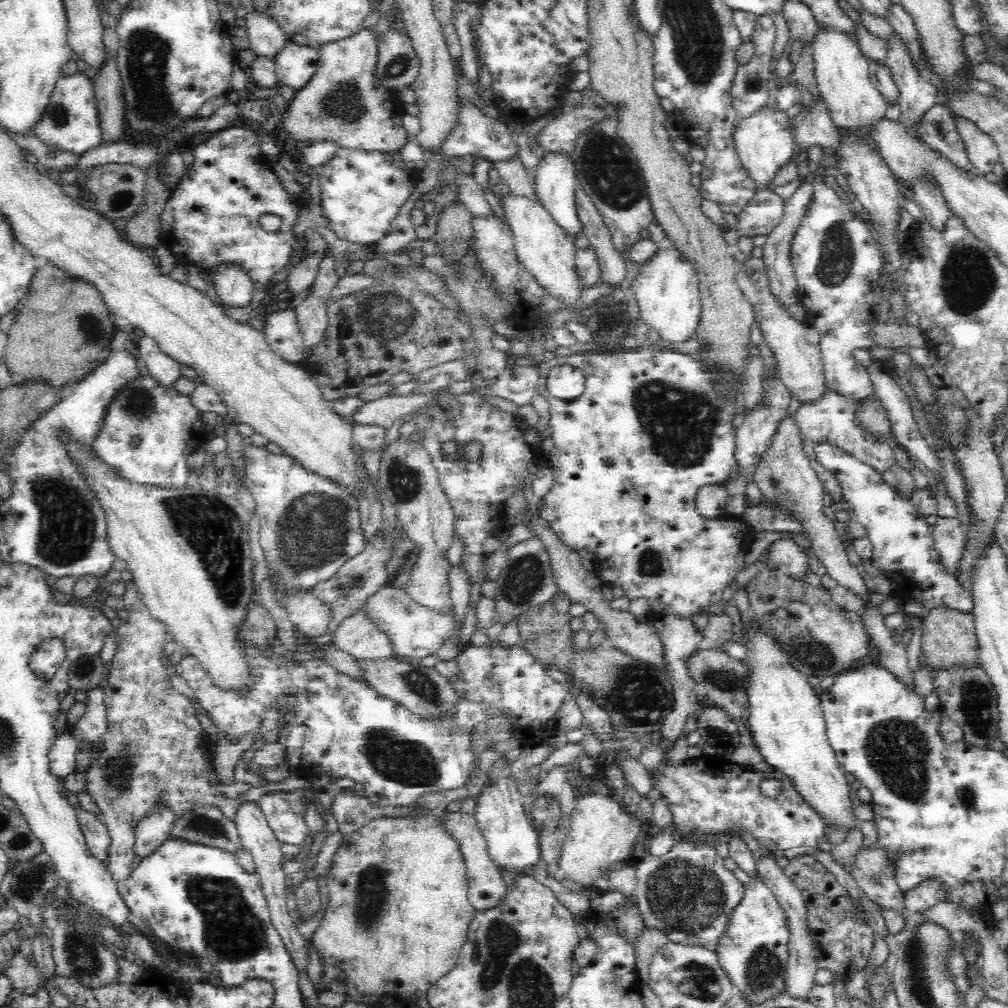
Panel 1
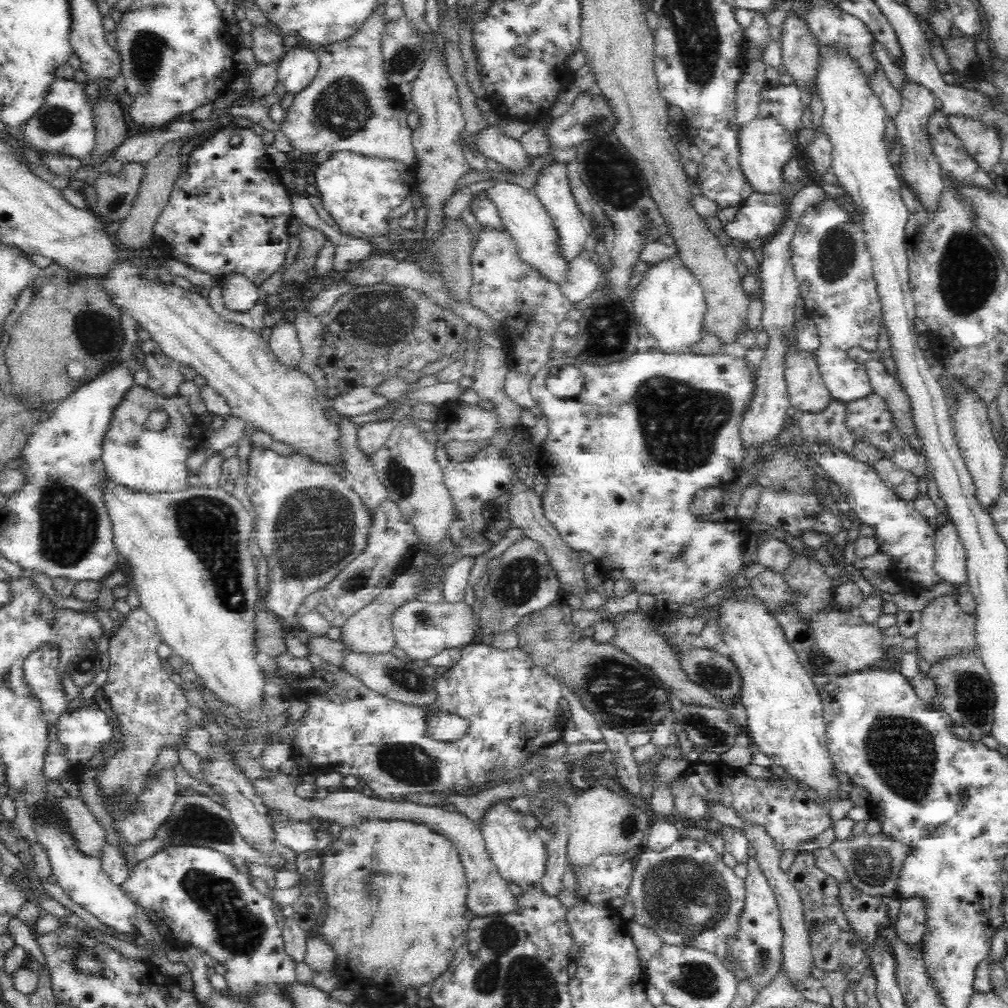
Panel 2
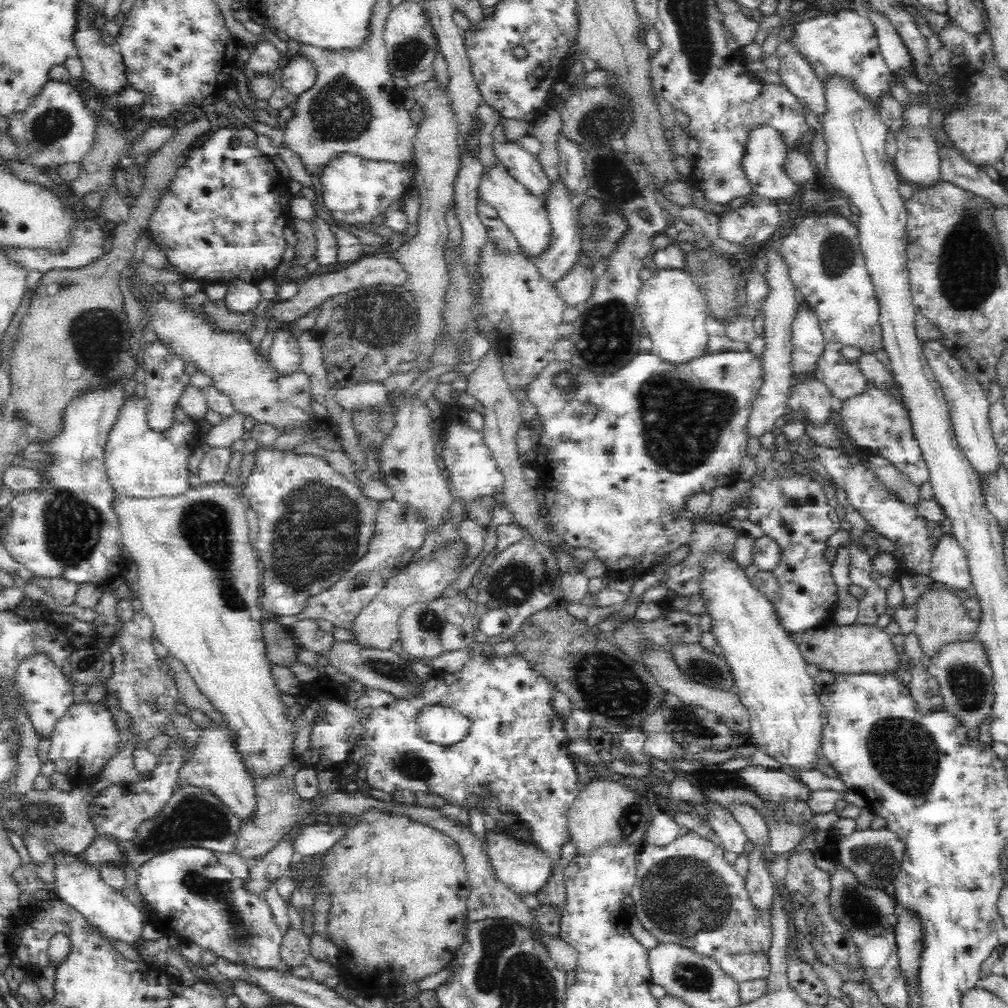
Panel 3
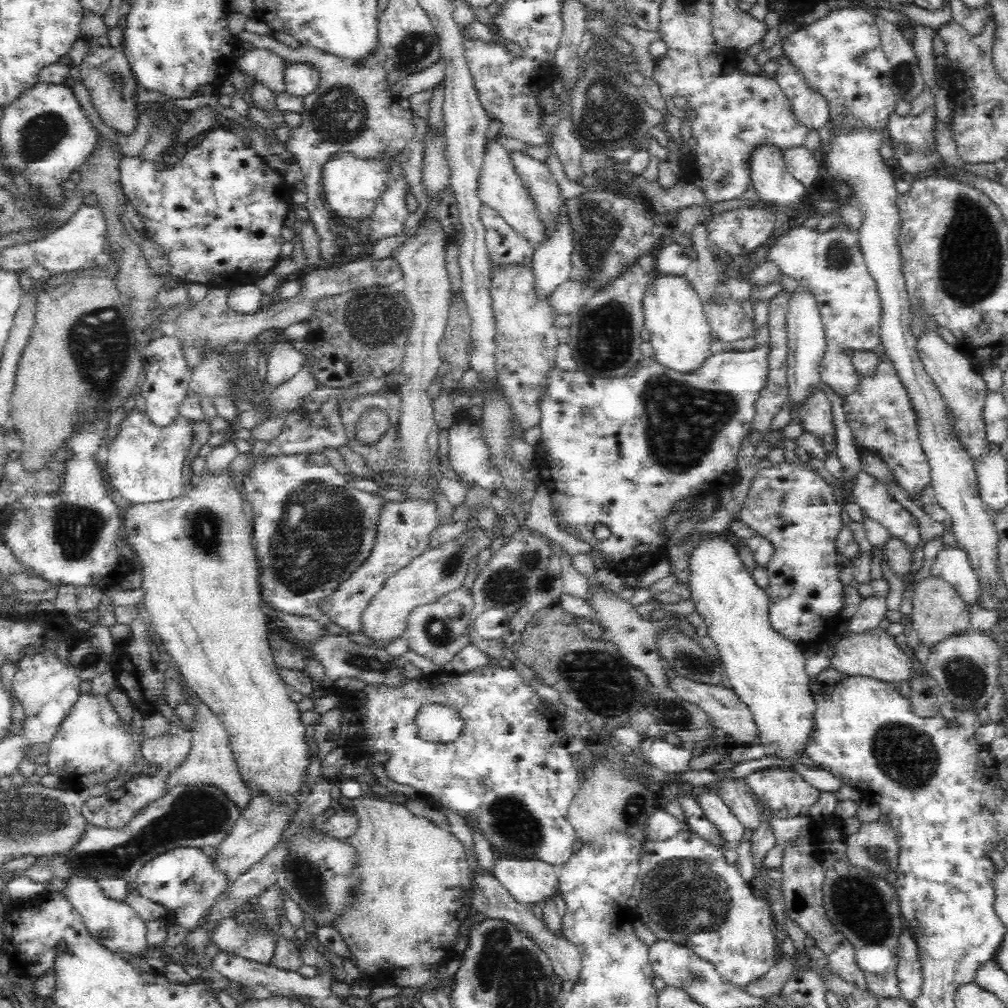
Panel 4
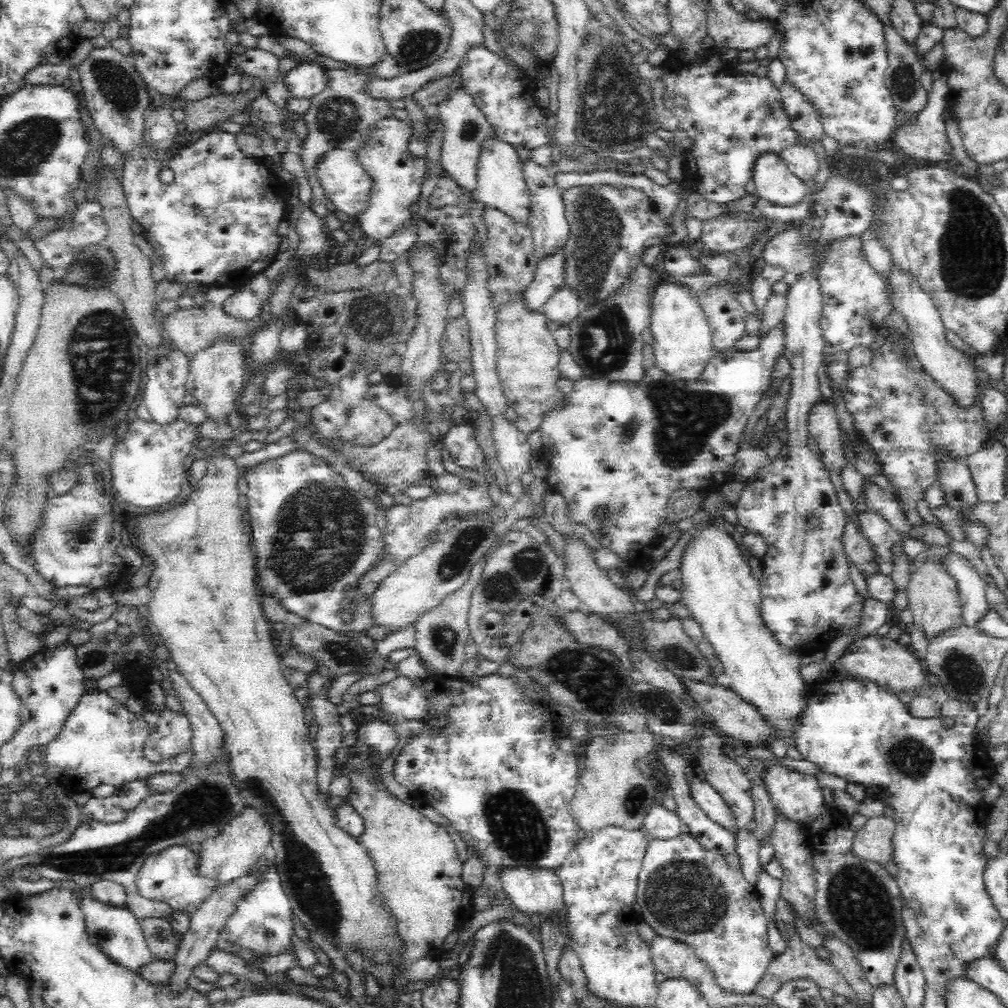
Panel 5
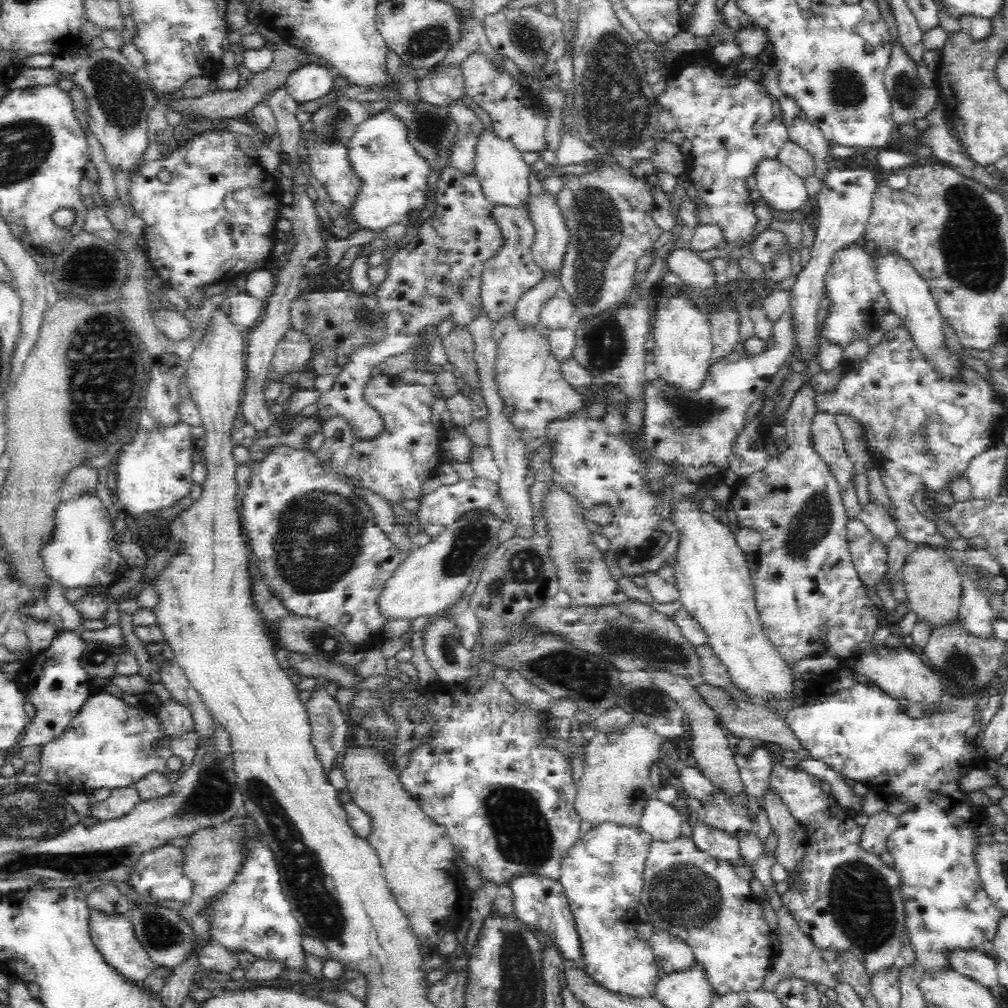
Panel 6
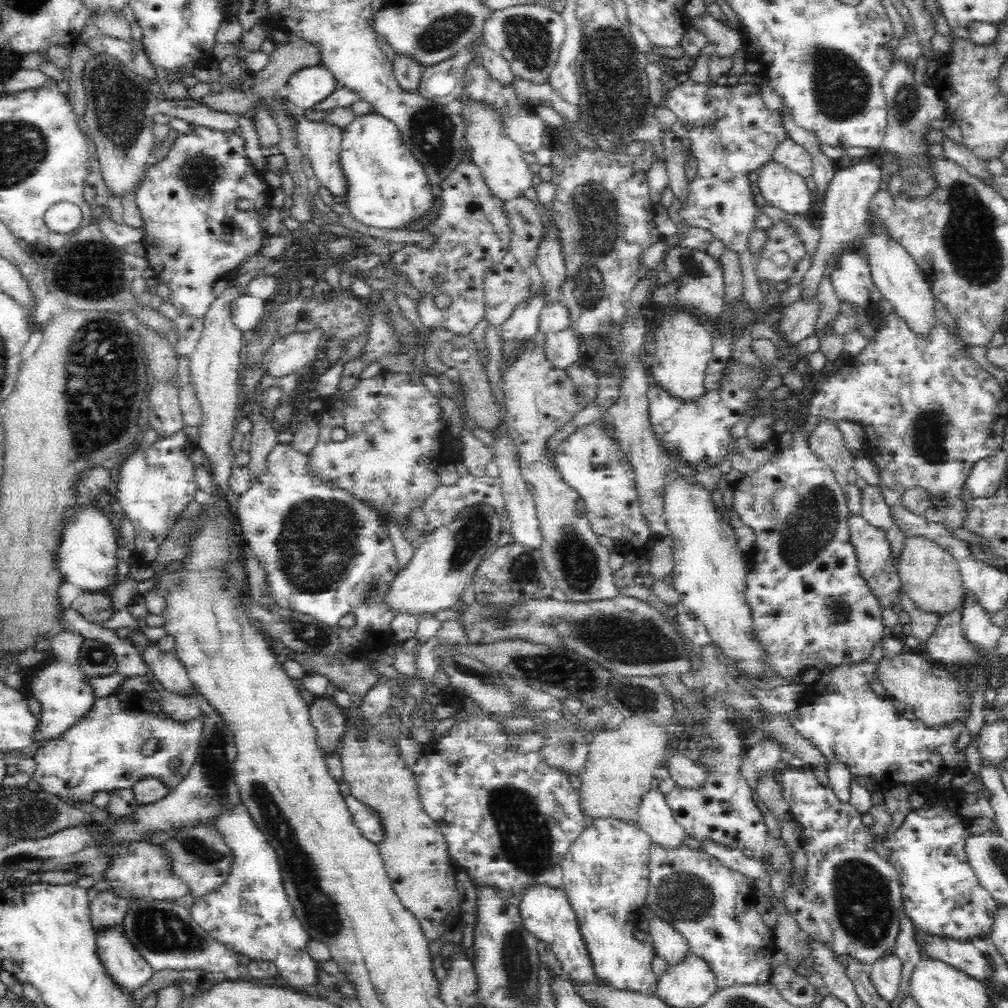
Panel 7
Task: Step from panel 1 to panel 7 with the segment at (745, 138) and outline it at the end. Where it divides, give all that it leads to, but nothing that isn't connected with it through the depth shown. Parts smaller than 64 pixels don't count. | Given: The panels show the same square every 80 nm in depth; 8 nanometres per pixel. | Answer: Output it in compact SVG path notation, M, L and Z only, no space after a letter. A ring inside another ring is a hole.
M772 160L759 169L757 184L768 203L788 214L805 216L815 203L804 177Z

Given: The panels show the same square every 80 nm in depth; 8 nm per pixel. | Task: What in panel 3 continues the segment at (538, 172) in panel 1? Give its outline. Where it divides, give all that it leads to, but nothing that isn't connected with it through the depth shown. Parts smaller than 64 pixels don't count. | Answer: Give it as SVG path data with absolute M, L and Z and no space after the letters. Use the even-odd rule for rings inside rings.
M552 172L552 188L546 196L546 210L552 228L552 238L548 246L540 251L538 256L534 256L531 262L536 266L540 279L548 285L556 285L564 276L567 276L573 266L577 263L580 240L582 240L582 231L578 225L577 202L570 197L569 189L562 183L557 173Z

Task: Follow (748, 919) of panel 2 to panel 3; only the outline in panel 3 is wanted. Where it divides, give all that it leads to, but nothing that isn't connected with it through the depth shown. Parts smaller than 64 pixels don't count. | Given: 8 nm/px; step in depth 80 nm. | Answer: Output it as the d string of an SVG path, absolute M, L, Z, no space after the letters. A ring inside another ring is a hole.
M755 846L749 854L748 876L746 876L746 890L750 899L758 909L768 909L771 914L773 886L767 873L767 858L762 847Z

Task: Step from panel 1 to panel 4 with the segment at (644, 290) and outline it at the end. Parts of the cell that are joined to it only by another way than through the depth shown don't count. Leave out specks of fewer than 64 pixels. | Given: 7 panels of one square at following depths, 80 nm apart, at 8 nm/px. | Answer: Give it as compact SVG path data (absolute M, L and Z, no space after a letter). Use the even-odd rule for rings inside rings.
M663 275L651 280L643 301L644 328L650 333L652 357L667 370L682 375L692 375L710 358L713 334L698 294L680 277Z

